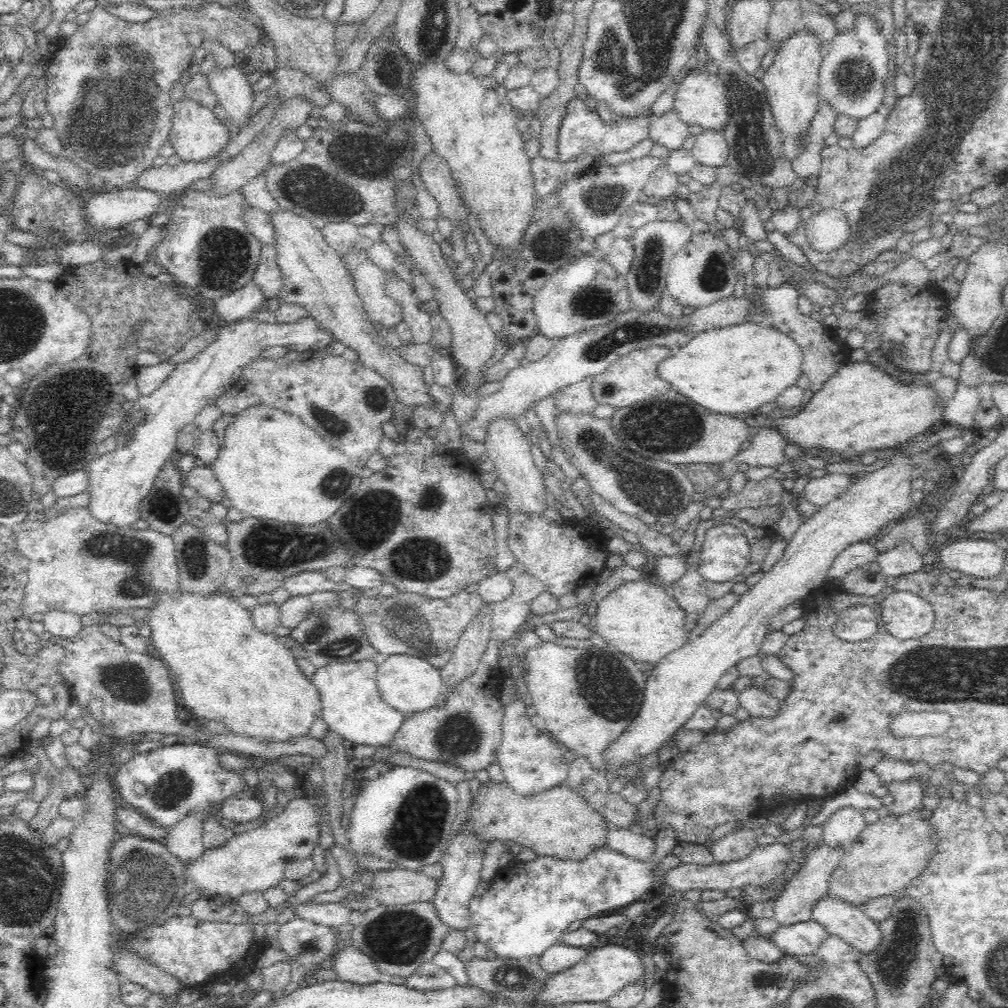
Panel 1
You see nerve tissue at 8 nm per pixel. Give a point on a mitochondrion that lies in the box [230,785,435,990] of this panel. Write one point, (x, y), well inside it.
(400, 941)

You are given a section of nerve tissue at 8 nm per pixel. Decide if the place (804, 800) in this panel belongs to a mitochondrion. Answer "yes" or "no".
no

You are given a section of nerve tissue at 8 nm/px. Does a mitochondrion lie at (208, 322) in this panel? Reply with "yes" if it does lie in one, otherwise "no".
no

